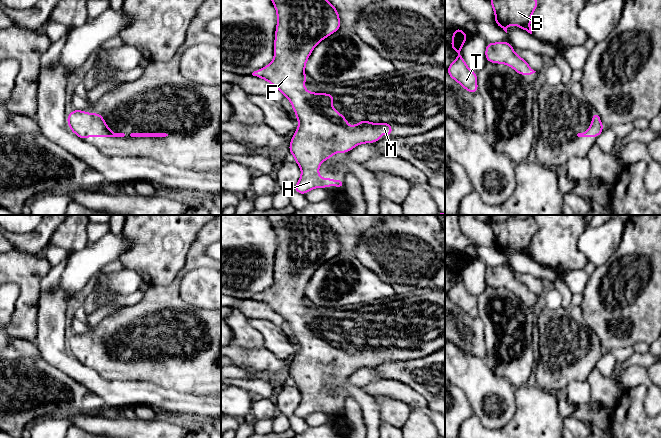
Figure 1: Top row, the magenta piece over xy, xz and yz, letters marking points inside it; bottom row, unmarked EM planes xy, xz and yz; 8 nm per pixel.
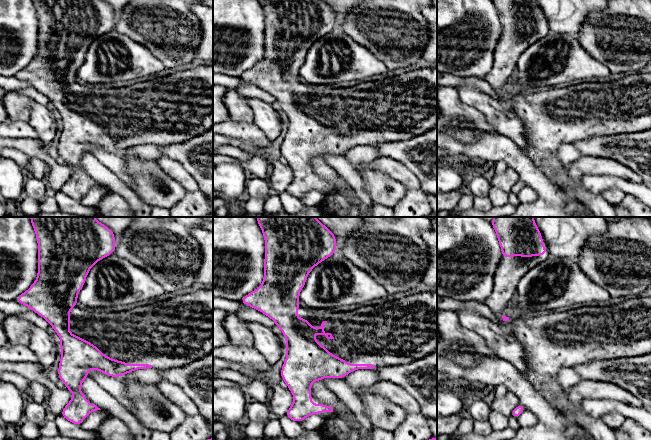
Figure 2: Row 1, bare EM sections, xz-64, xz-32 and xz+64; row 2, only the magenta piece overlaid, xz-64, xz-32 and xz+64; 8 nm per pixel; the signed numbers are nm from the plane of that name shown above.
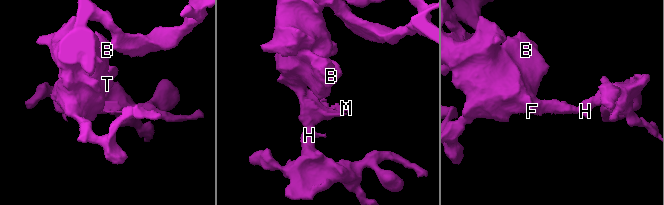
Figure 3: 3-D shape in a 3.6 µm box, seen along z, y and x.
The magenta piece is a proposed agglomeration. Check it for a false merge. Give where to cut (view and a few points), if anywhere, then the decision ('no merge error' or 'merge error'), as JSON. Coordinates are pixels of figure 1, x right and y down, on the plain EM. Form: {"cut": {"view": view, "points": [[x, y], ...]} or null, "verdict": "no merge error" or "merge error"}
{"cut": null, "verdict": "no merge error"}

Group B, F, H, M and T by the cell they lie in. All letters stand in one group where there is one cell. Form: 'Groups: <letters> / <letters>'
Groups: B F H M T

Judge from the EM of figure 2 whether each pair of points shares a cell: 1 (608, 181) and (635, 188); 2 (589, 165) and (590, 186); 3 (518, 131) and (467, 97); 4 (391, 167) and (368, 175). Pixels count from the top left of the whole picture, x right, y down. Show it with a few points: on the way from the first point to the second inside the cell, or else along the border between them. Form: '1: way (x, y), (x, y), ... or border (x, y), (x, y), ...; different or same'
1: way (615, 182), (628, 187); same
2: border (613, 175), (581, 175), (577, 179); different
3: way (505, 122), (489, 106), (480, 101); same
4: border (361, 163), (364, 167), (381, 170), (401, 182); different

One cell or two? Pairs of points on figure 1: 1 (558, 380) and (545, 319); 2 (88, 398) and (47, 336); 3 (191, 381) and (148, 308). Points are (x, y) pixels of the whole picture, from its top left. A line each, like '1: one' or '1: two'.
1: one
2: two
3: one

